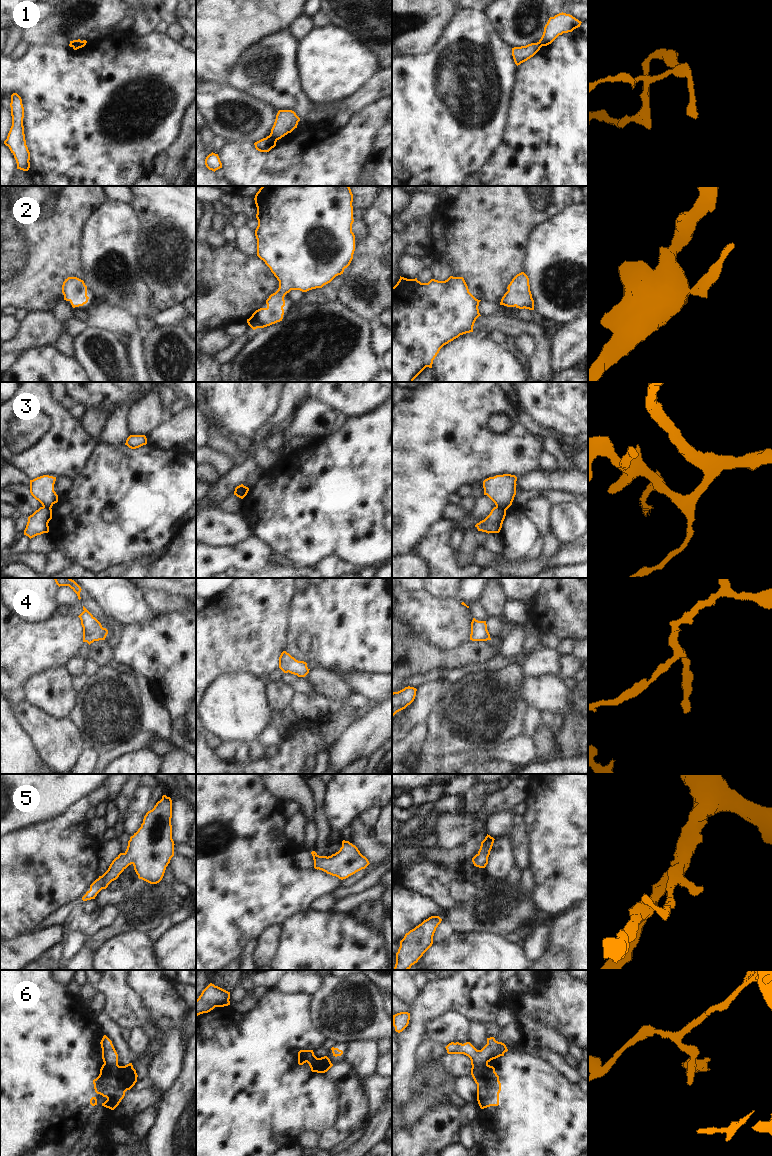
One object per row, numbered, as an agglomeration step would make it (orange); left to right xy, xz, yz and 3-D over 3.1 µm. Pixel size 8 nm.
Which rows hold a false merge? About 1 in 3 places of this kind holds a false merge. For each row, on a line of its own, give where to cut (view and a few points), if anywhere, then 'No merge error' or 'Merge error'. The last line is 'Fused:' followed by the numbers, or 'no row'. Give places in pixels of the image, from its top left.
1: Split along xz (269, 135), (276, 140). Merge error
2: No split. No merge error
3: Split along yz (496, 506), (505, 511). Merge error
4: No split. No merge error
5: No split. No merge error
6: Split along yz (487, 1062), (482, 1065), (472, 1066). Merge error
Fused: 1, 3, 6.

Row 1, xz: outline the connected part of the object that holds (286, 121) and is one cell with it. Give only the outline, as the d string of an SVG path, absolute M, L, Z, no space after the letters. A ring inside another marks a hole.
M279 110L270 137L279 140L297 128L300 118L292 110Z

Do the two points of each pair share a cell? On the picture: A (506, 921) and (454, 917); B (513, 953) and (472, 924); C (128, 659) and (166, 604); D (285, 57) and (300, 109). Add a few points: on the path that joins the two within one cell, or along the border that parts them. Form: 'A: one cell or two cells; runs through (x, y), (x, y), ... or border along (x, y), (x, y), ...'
A: one cell; runs through (493, 925), (478, 925), (470, 918), (467, 918)
B: two cells; border along (460, 932), (490, 932), (505, 937)
C: two cells; border along (183, 610), (169, 613), (153, 613)
D: one cell; runs through (285, 70), (285, 88), (291, 96)

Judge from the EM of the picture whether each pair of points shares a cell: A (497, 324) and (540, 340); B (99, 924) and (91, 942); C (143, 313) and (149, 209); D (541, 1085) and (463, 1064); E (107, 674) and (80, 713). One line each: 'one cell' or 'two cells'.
A: one cell
B: two cells
C: two cells
D: one cell
E: one cell

